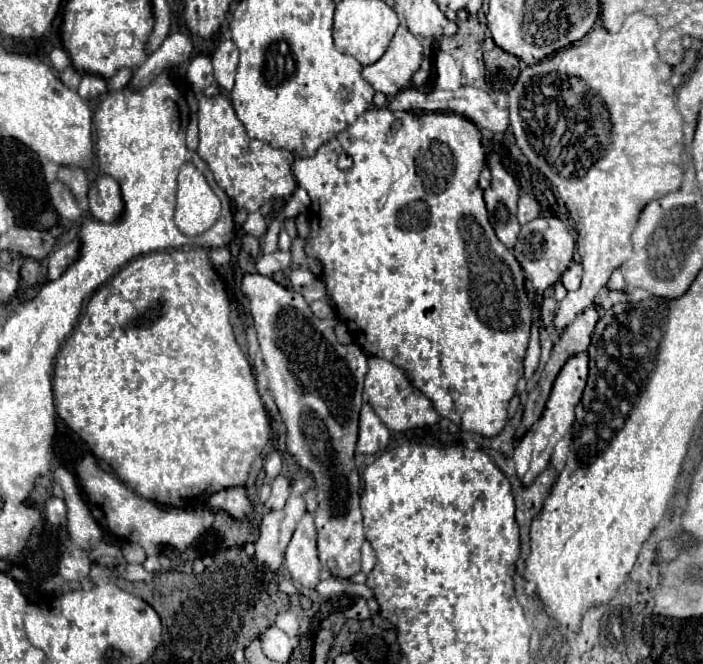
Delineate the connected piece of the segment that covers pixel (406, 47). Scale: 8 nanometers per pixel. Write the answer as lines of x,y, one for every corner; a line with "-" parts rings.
398,27
386,53
372,65
366,65
364,79
388,97
394,97
400,89
406,89
420,69
422,43
406,29

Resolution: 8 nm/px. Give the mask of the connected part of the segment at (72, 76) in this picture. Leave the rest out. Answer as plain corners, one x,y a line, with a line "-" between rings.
72,65
66,67
66,69
60,73
60,79
62,79
62,83
68,85
72,91
76,91
78,85
80,85
80,73
78,73

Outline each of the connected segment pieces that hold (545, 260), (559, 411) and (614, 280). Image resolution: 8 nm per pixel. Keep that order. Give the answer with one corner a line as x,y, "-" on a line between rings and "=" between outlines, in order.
538,217
526,225
522,225
518,233
518,241
514,245
514,257
522,265
524,273
532,281
536,291
546,291
550,285
554,285
560,275
566,271
568,263
574,255
574,239
566,227
564,221
556,217
=
578,355
566,361
566,365
562,367
560,375
556,377
556,383
552,387
550,399
546,403
544,415
540,417
540,421
534,424
534,427
526,434
532,437
532,453
530,453
530,463
528,463
528,473
524,473
519,477
524,485
530,485
548,465
554,453
556,443
566,437
570,433
570,427
574,423
574,407
580,403
580,397
583,396
586,387
589,372
589,357
586,355
=
616,269
616,271
610,275
610,279
608,279
608,285
606,285
606,287
608,287
608,289
612,289
612,291
626,291
628,283
624,281
624,277
622,277
620,269

